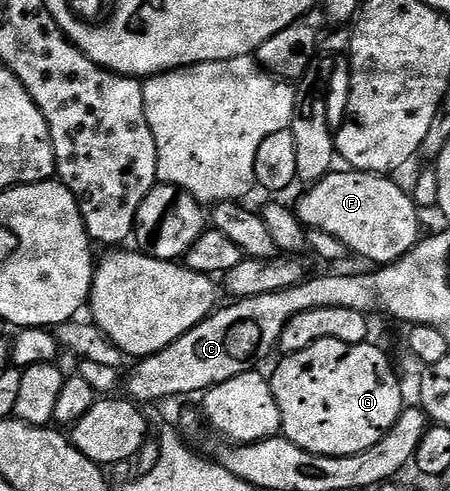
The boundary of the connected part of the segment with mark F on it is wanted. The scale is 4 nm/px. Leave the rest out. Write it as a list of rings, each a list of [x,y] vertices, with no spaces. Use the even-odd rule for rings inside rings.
[[[332,171],[310,186],[306,190],[307,194],[300,199],[299,206],[297,204],[294,206],[295,216],[308,230],[316,229],[333,235],[354,256],[356,253],[357,256],[372,261],[372,266],[382,267],[395,264],[421,239],[421,232],[419,233],[421,213],[415,207],[414,196],[408,190],[406,193],[390,176],[358,171],[346,172]]]

